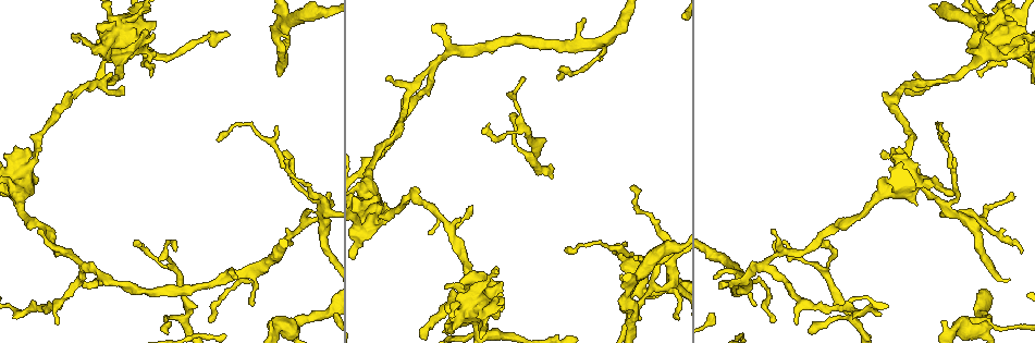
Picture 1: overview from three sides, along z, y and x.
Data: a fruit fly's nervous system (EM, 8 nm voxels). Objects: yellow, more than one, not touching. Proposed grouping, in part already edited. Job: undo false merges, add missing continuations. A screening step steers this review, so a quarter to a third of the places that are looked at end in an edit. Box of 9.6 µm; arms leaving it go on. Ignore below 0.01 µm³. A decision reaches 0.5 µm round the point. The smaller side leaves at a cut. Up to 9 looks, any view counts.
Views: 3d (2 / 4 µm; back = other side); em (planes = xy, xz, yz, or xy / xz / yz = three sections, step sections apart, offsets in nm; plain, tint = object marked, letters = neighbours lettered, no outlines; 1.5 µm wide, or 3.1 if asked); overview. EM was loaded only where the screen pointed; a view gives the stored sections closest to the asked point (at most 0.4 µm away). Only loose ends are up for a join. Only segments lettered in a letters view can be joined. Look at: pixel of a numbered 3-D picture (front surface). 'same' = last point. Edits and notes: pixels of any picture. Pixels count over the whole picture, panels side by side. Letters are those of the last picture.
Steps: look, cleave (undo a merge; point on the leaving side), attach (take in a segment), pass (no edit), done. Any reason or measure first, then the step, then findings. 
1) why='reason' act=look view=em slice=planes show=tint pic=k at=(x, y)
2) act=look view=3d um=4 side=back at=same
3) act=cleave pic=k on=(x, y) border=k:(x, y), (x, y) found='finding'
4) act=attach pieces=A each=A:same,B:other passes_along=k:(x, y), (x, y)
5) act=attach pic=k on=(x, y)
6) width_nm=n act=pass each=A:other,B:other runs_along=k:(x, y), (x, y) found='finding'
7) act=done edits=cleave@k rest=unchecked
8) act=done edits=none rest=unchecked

why='thin end' act=look view=em slice=xy step=8 show=tint pic=1 at=(83, 286)

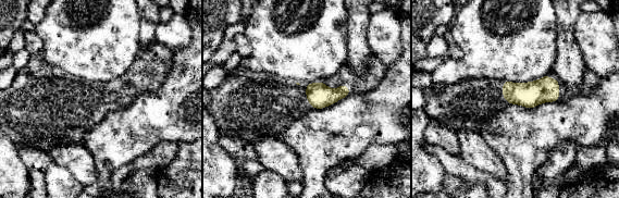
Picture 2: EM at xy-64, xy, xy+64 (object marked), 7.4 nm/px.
act=look view=em slice=planes show=letters at=same

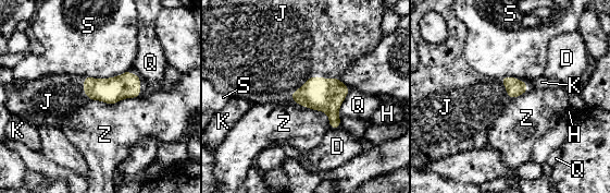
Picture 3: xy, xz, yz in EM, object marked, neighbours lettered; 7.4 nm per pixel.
longest_contact=Z:360nm act=attach pieces=J each=D:other,H:other,J:same,K:other,Q:other,S:other,Z:other passes_along=3:(326, 95), (299, 88), (277, 62) found='the neuron continues'

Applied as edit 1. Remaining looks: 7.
why='thin end' act=look view=3d um=4 pic=1 at=(430, 234)

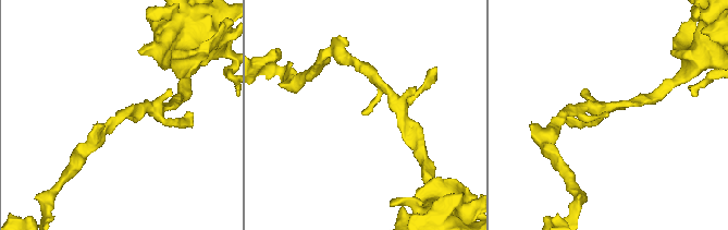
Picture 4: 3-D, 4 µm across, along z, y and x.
why='now the EM' act=look view=em slice=planes show=letters pic=4 at=(363, 113)

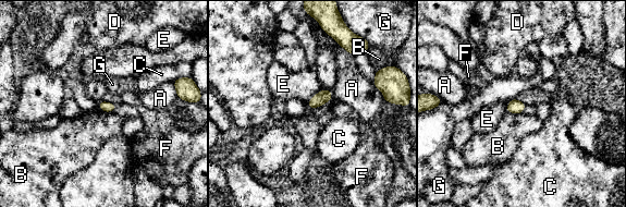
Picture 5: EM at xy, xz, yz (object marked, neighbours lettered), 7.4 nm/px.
act=pass each=A:other,B:other,C:other,D:other,E:other,F:other,G:other border=5:(320, 88), (306, 104) found='none of them fits'

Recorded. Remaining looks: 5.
why='thick end' act=look view=3d um=2 pic=1 at=(135, 42)

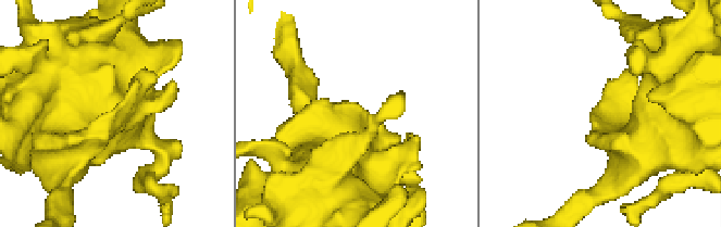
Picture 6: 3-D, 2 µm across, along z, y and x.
why='shape alone is not enough' act=look view=em slice=planes show=tint pic=6 at=(356, 102)

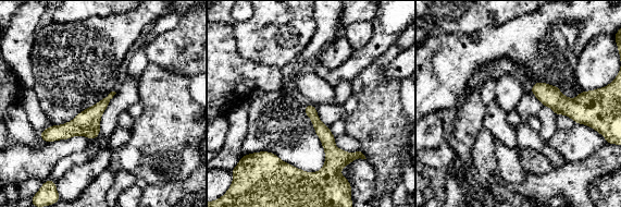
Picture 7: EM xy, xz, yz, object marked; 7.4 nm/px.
act=look view=em slice=planes show=letters at=same

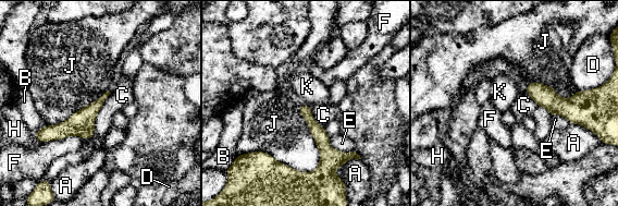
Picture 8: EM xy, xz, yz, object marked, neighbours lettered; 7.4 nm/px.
act=pass each=A:other,B:other,C:other,D:other,E:other,F:other,H:other,J:other,K:other runs_along=8:(102, 98), (77, 124), (41, 137) found='none of them fits'

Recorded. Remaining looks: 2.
act=done edits=attach@3 rest=unchecked

